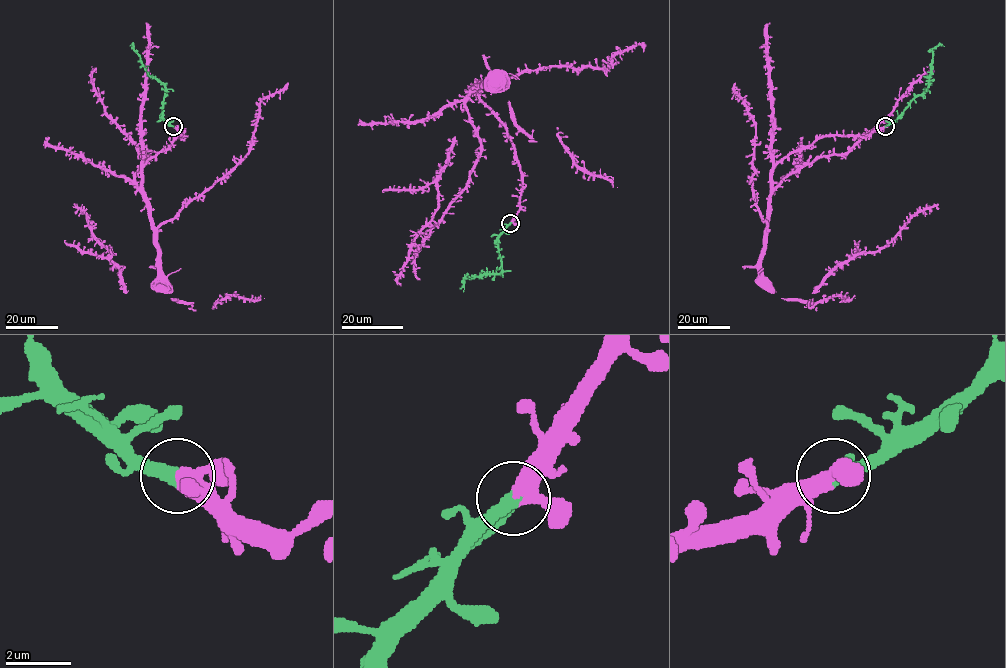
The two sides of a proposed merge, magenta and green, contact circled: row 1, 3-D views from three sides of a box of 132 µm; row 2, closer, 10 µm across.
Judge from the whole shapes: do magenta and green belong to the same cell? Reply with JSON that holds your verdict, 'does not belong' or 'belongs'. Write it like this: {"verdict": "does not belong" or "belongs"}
{"verdict": "belongs"}

